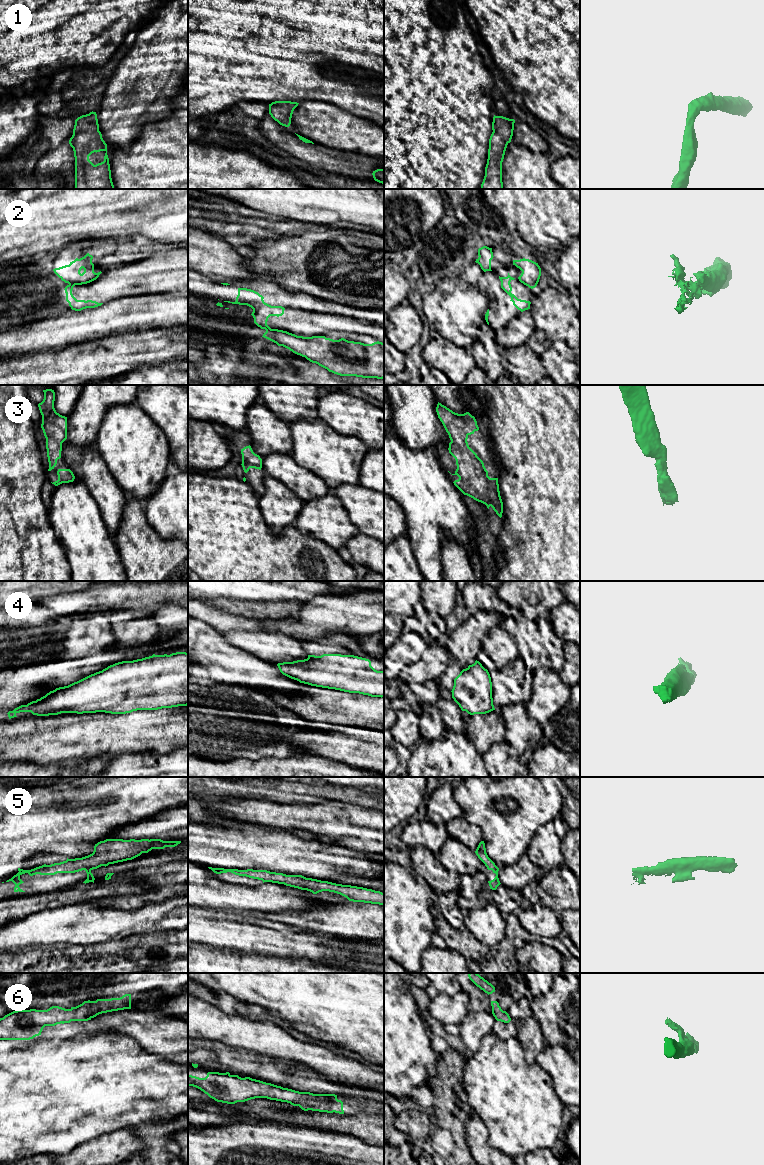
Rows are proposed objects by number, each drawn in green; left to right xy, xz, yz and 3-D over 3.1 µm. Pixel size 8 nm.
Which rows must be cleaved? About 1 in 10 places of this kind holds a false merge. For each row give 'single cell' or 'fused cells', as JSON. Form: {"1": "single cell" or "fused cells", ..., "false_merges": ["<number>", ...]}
{"1": "single cell", "2": "fused cells", "3": "single cell", "4": "single cell", "5": "single cell", "6": "single cell", "false_merges": ["2"]}

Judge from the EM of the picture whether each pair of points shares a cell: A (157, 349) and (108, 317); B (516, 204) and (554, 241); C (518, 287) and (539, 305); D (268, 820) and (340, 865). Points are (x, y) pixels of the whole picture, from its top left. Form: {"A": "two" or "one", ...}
{"A": "two", "B": "one", "C": "two", "D": "two"}

